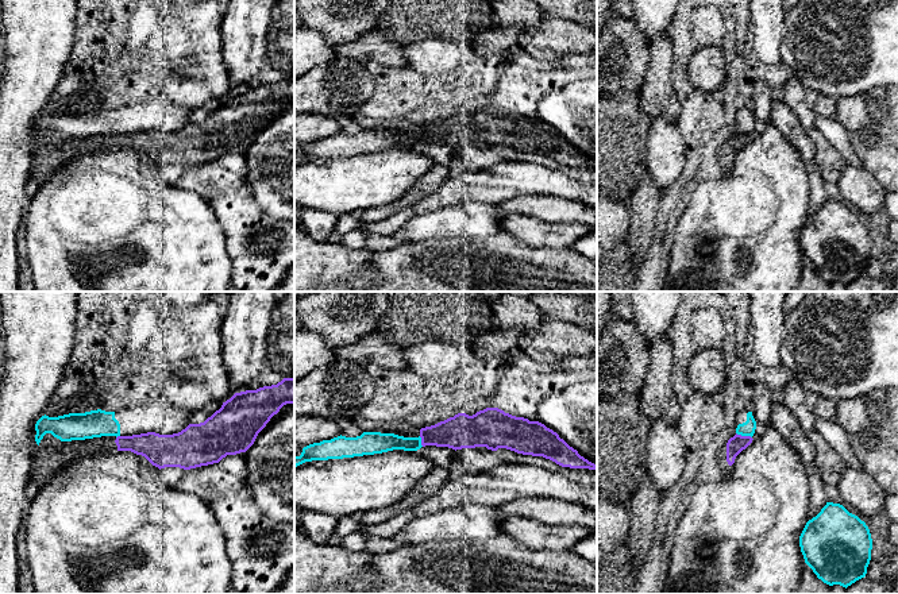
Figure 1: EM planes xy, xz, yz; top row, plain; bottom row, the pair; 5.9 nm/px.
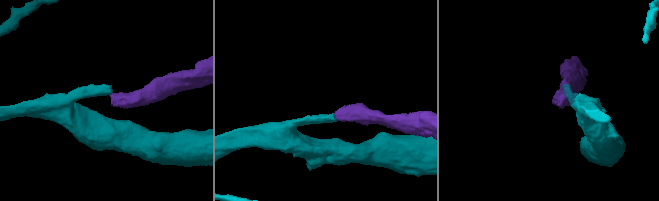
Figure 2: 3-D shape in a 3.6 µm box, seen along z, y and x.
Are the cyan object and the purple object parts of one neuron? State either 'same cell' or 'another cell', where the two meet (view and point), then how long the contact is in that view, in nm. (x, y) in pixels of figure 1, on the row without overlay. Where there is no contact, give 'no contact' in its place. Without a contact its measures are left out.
another cell; contact yz (744, 132); length 100 nm

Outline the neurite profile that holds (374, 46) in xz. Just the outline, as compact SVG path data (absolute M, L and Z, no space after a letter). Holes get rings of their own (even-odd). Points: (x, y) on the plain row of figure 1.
M377 28L335 46L335 55L354 58L365 65L377 63L392 69L408 68L404 46L389 39Z

